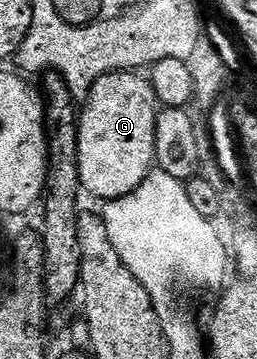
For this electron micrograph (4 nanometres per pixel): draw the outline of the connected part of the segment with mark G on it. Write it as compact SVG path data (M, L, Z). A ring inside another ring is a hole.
M117 72L98 79L78 114L80 185L96 198L121 198L146 176L156 163L155 124L158 101L149 79L140 72Z

